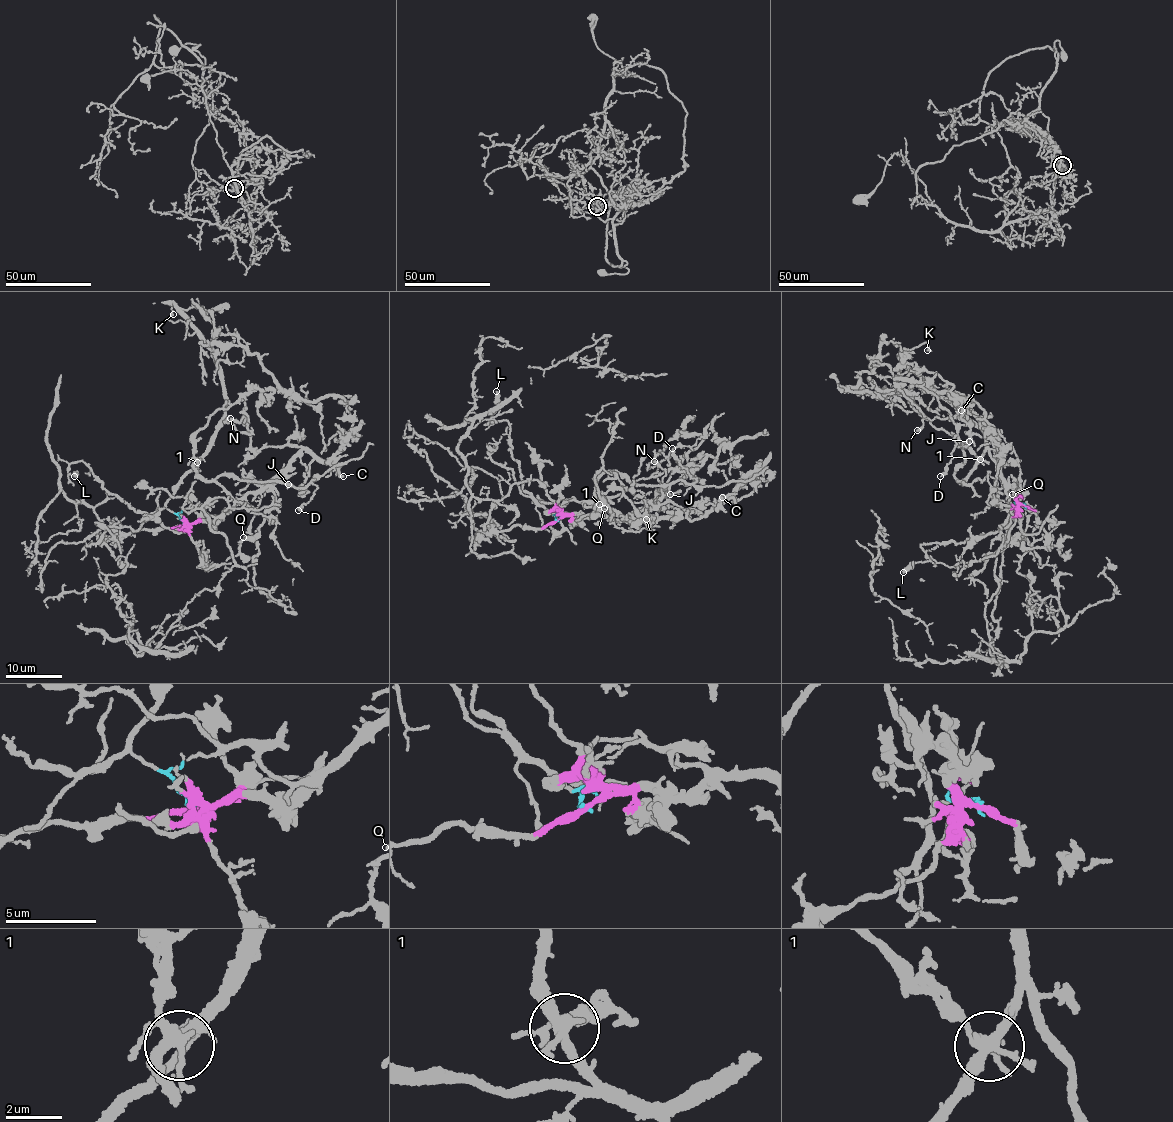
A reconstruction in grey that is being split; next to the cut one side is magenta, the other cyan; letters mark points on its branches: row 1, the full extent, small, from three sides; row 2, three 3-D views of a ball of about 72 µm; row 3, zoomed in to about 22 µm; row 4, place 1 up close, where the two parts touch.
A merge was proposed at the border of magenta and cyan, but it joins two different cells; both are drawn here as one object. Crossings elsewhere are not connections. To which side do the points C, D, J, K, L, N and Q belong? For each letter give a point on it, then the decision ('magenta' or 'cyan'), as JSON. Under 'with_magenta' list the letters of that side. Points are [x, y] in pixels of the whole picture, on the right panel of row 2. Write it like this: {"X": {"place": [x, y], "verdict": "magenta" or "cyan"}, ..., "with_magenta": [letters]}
{"C": {"place": [961, 410], "verdict": "magenta"}, "D": {"place": [940, 476], "verdict": "cyan"}, "J": {"place": [969, 441], "verdict": "cyan"}, "K": {"place": [927, 350], "verdict": "cyan"}, "L": {"place": [903, 572], "verdict": "cyan"}, "N": {"place": [917, 430], "verdict": "cyan"}, "Q": {"place": [1012, 494], "verdict": "magenta"}, "with_magenta": ["C", "Q"]}

